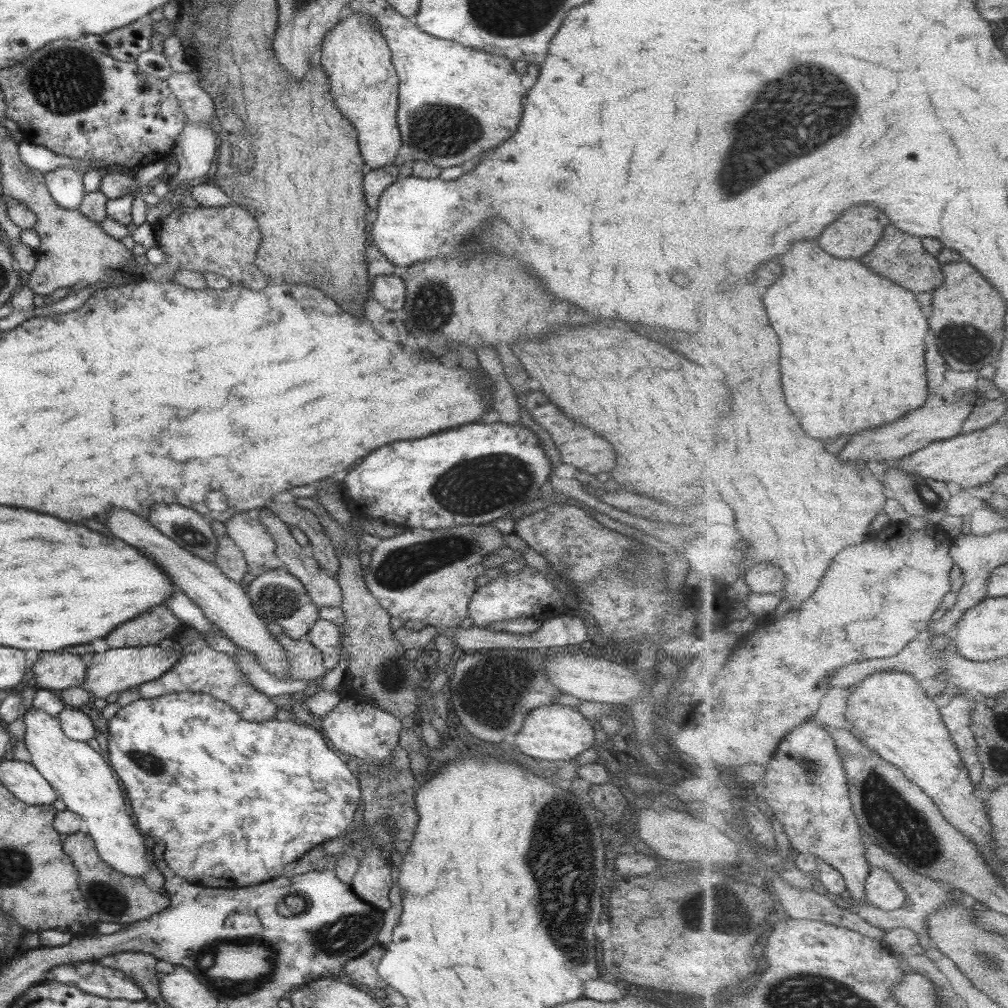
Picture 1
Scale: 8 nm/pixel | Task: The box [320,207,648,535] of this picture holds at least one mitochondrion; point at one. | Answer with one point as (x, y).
(468, 489)

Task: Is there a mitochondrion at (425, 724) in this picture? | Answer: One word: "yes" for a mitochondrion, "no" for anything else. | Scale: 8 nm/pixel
no

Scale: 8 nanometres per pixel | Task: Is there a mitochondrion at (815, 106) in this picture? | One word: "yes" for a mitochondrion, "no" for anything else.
yes

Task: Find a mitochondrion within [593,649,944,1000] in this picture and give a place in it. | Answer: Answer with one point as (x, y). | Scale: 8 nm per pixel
(882, 807)

